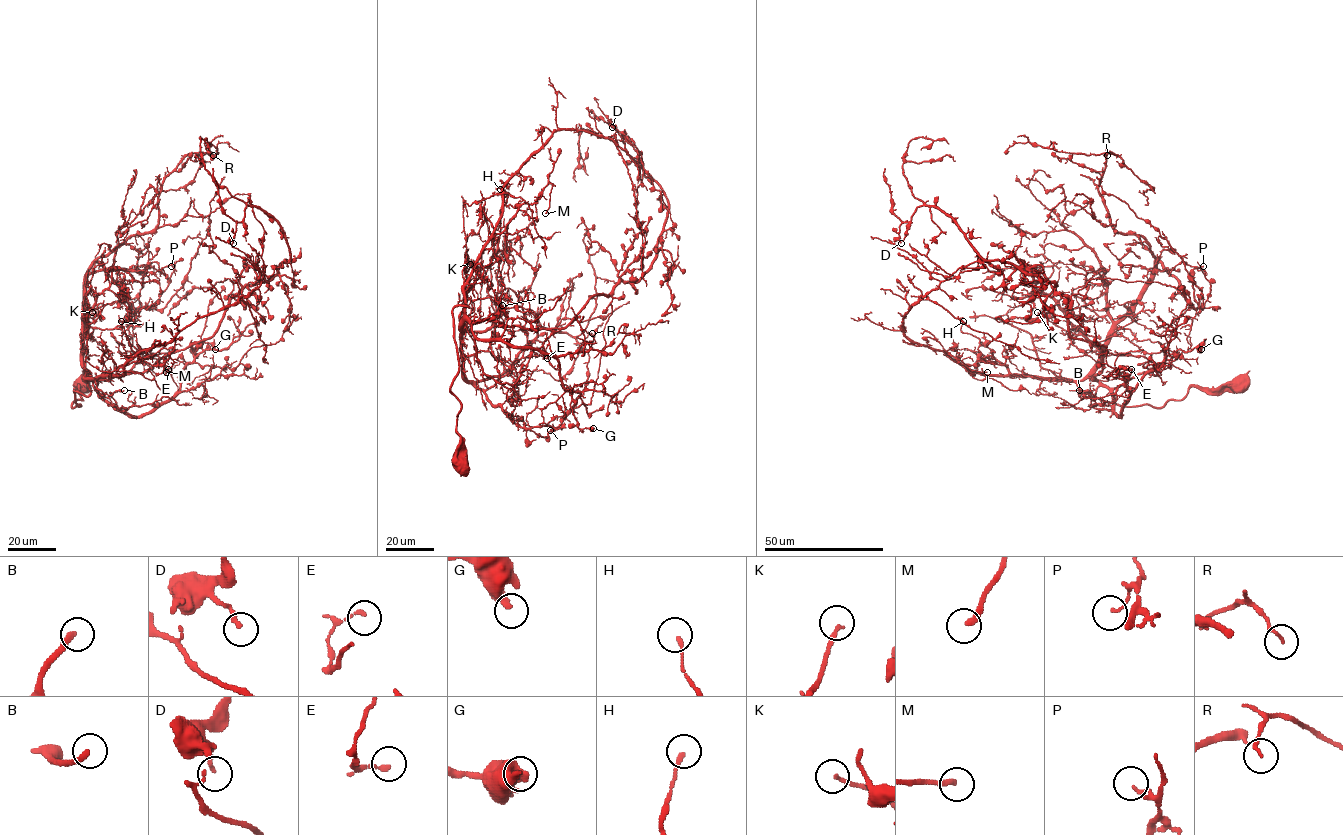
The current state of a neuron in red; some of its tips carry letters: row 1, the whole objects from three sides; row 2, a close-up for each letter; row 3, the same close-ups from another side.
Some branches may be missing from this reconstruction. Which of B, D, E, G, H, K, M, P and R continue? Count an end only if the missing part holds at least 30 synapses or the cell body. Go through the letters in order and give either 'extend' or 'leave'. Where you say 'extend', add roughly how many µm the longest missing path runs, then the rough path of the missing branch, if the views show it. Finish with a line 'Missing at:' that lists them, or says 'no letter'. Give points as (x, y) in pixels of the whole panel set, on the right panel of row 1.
B: extend; about 25 µm are missing; missing branch runs (1079, 390), (1076, 384), (1080, 376), (1104, 360), (1116, 361)
D: leave
E: leave
G: leave
H: leave
K: leave
M: leave
P: leave
R: leave
Missing at: B

